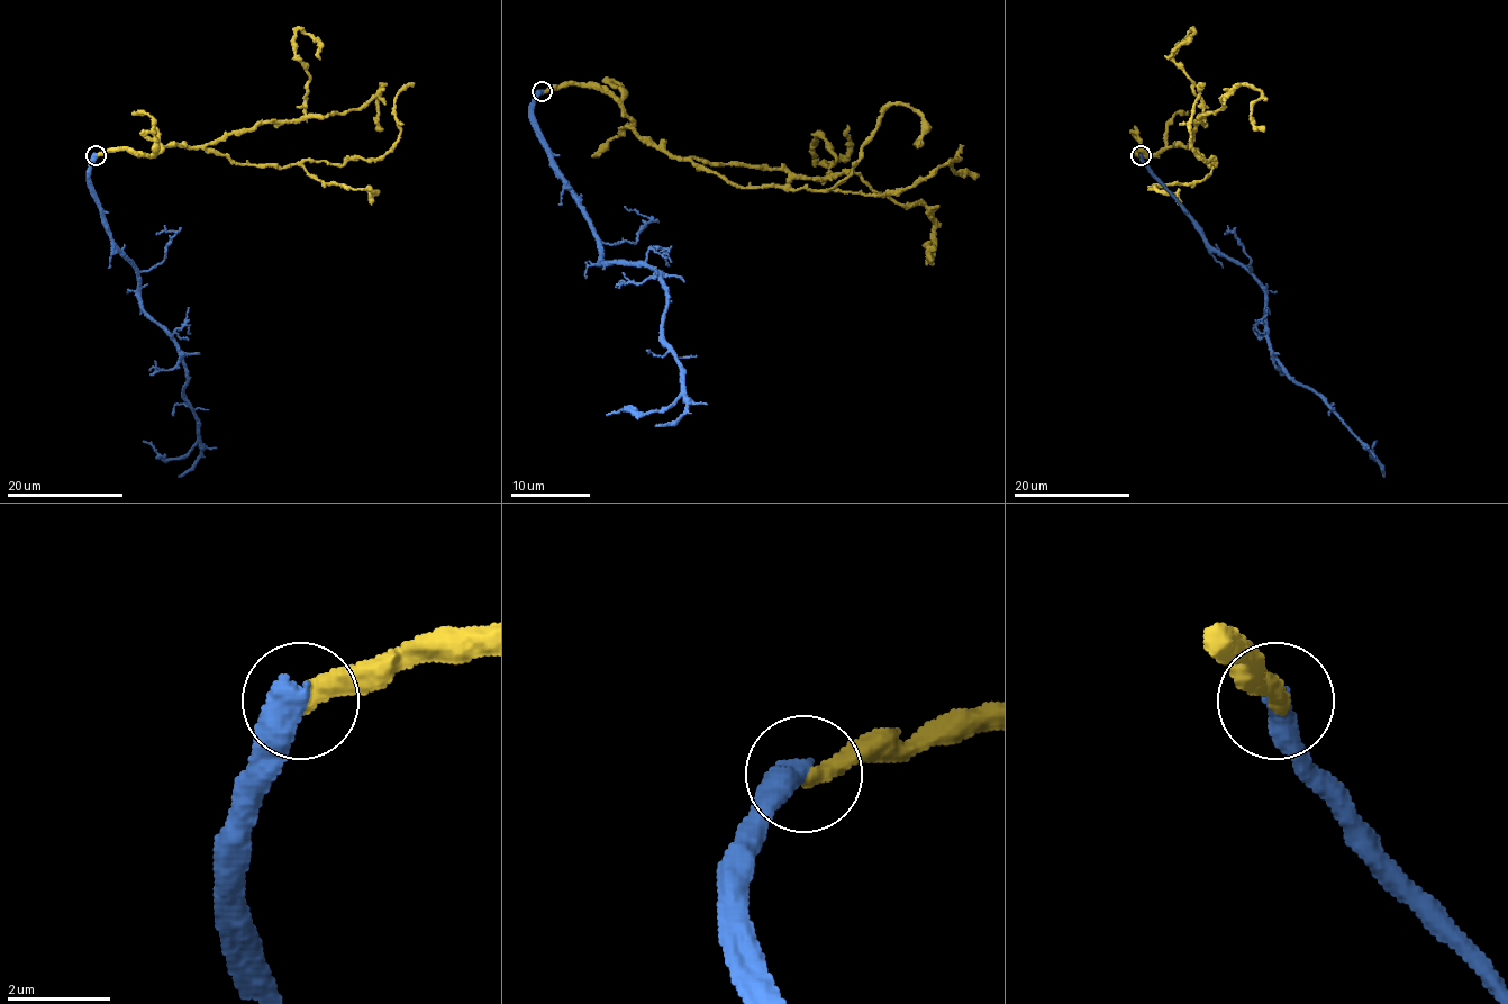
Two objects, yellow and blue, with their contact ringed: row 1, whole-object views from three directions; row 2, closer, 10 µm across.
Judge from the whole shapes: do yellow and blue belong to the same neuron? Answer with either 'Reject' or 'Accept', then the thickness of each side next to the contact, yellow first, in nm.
Reject. Thickness 400 nm (yellow) against 600 nm

